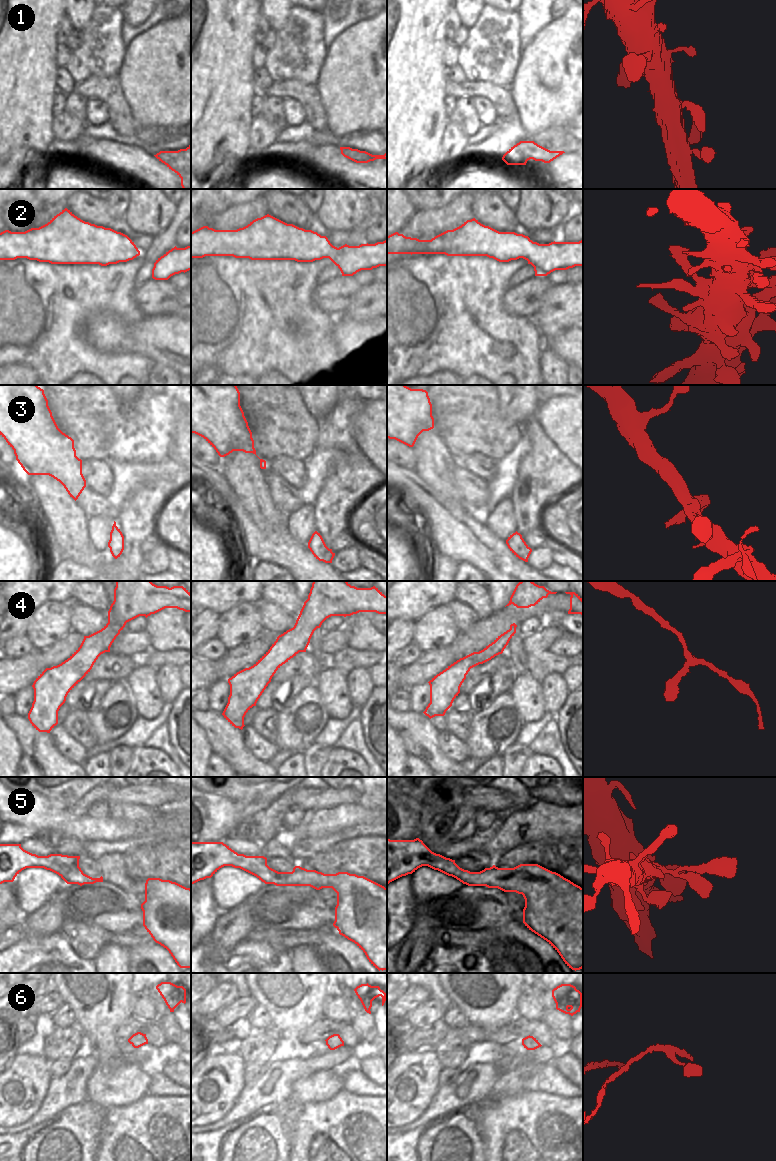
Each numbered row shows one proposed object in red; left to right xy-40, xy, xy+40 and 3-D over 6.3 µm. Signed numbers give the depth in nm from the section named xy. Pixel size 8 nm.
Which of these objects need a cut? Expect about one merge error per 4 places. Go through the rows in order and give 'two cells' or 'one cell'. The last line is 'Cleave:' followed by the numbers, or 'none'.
1: one cell
2: one cell
3: one cell
4: one cell
5: one cell
6: one cell
Cleave: none

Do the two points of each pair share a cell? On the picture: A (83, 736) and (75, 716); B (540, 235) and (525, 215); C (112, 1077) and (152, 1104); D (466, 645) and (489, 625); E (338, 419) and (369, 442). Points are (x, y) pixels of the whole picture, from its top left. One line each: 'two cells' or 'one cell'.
A: one cell
B: two cells
C: two cells
D: one cell
E: two cells

